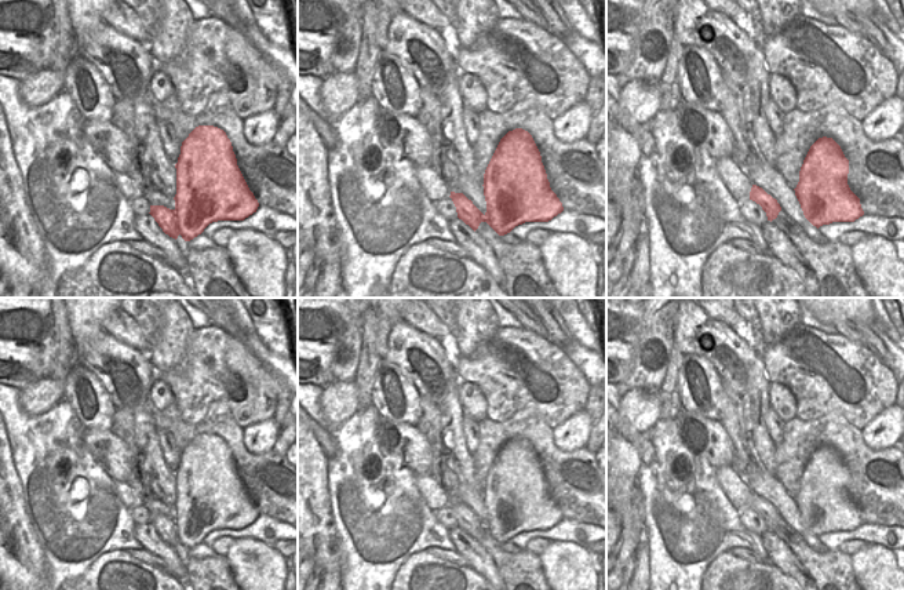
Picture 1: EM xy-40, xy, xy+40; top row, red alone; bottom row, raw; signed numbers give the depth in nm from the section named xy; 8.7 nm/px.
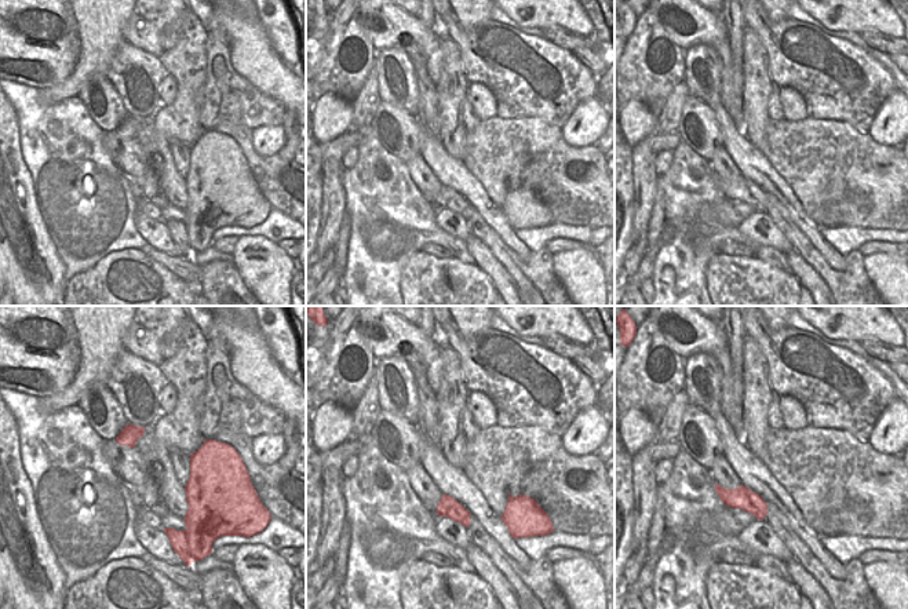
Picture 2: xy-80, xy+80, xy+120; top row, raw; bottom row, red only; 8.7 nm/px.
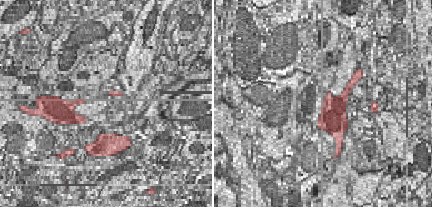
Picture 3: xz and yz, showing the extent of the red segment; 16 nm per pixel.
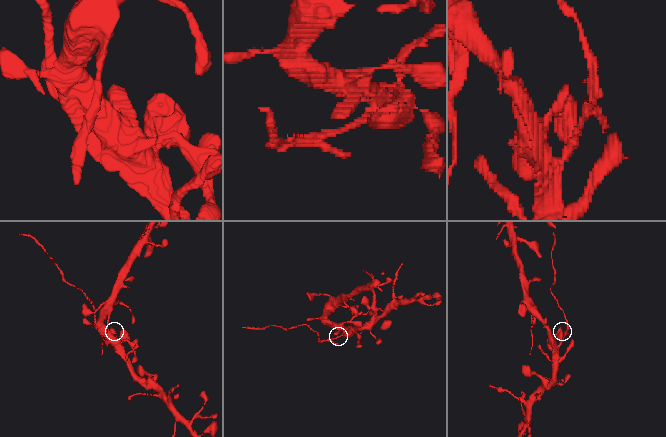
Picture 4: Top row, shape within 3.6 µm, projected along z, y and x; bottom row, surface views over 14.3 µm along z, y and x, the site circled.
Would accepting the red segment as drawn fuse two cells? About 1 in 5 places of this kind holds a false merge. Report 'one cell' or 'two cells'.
two cells

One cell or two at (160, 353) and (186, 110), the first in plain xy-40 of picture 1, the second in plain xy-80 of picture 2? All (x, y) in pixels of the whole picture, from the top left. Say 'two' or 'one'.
one

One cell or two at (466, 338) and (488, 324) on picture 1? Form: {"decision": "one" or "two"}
{"decision": "one"}

